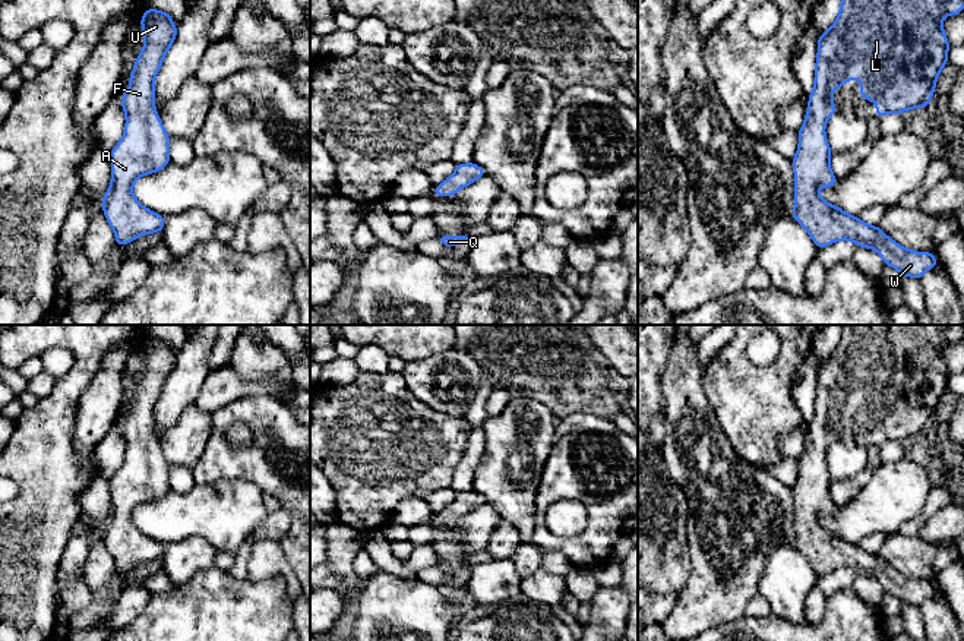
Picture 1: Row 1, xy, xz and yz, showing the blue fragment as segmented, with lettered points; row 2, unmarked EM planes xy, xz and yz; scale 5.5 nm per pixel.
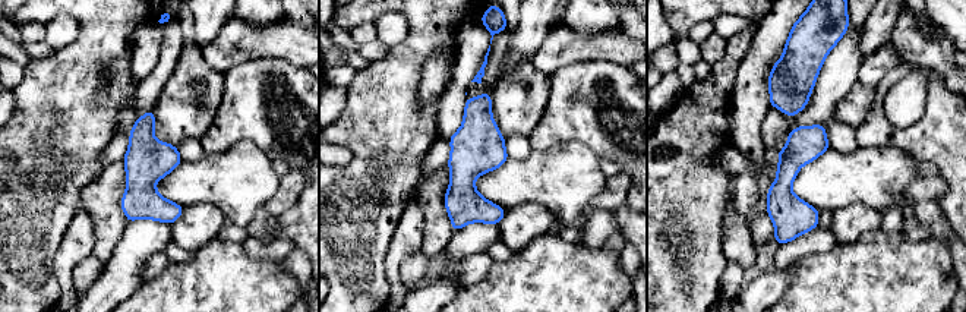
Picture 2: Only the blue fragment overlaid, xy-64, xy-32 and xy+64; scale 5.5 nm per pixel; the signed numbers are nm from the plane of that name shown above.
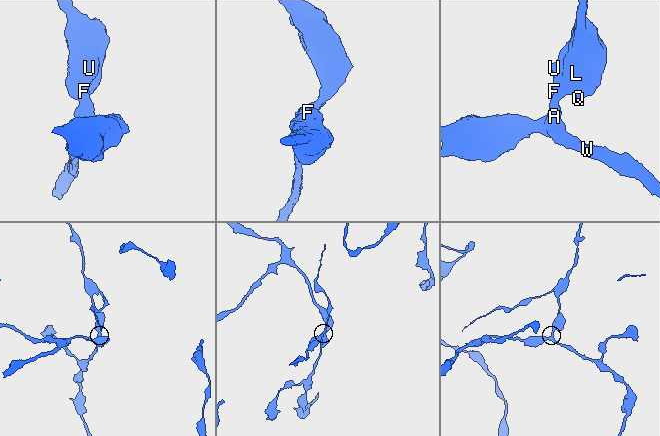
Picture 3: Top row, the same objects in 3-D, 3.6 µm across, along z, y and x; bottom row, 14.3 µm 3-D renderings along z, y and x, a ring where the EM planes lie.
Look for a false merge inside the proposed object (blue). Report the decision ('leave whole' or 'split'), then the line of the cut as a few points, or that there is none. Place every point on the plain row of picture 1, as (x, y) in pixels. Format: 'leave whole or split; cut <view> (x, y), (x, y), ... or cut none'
leave whole; cut none

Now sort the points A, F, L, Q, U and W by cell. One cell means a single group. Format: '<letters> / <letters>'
A F L Q U W

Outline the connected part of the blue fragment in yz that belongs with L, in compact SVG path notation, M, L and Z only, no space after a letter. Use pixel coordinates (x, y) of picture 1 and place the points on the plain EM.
M843 325L834 353L818 367L815 413L809 423L809 438L799 457L799 476L791 487L794 496L793 546L821 575L838 568L851 568L857 575L875 577L885 593L903 604L920 607L938 591L933 581L913 580L891 568L879 555L869 553L838 534L824 528L818 517L834 515L835 503L829 493L831 477L825 464L825 451L837 441L832 420L856 405L863 427L876 432L876 445L888 441L903 442L910 436L930 432L936 407L948 391L949 370L942 356L948 342L963 341L964 325Z

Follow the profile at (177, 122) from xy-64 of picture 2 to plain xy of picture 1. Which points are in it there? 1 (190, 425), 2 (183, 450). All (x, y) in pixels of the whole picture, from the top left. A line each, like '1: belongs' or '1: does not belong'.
1: belongs
2: belongs

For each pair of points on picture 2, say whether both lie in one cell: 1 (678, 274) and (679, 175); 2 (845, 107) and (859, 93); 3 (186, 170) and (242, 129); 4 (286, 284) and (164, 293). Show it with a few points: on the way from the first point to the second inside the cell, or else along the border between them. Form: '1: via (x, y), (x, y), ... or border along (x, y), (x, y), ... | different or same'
1: via (678, 249), (679, 199) | same
2: via (848, 104), (856, 95) | same
3: border along (242, 139), (221, 151), (207, 154) | different
4: via (255, 293), (195, 293) | same

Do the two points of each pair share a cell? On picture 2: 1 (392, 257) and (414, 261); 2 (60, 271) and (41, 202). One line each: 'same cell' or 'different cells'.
1: different cells
2: different cells

